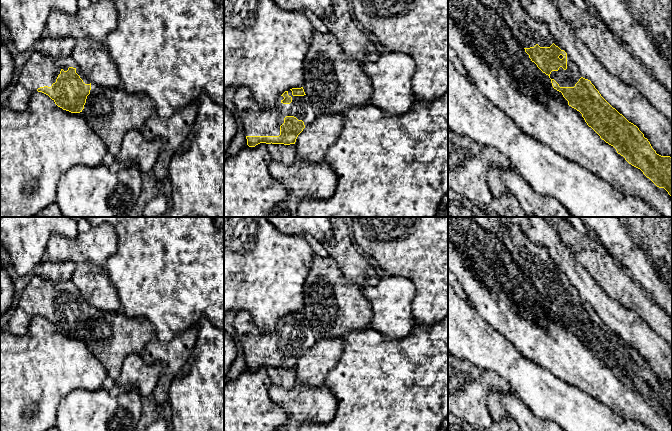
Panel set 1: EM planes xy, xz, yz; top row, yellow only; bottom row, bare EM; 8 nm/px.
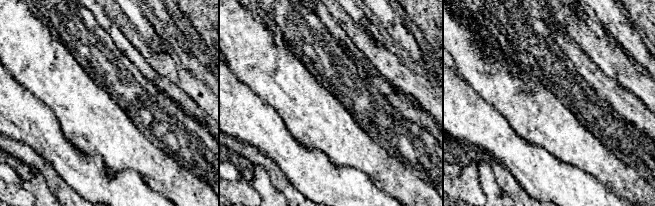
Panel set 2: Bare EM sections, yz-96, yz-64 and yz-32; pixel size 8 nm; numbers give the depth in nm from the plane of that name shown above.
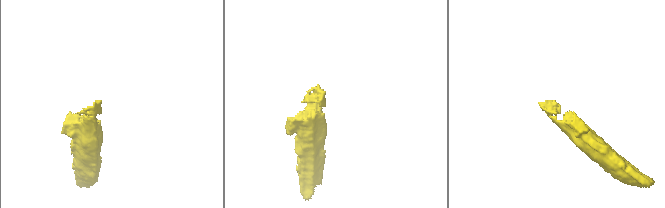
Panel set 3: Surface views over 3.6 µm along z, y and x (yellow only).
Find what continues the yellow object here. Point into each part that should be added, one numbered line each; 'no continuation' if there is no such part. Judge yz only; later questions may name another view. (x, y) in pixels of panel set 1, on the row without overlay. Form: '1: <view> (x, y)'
1: yz (565, 302)

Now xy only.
1: xy (40, 294)

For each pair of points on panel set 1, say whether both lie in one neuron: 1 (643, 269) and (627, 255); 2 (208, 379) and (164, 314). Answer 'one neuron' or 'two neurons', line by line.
1: one neuron
2: two neurons

